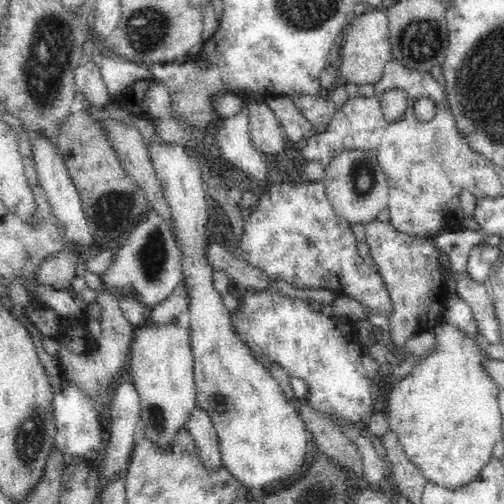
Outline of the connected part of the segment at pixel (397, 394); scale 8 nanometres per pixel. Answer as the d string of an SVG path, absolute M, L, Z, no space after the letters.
M440 316L433 331L437 344L434 352L420 359L412 371L390 391L388 425L389 430L398 436L403 452L422 472L426 481L446 489L456 489L476 480L476 476L493 457L493 448L503 435L503 418L497 395L499 386L484 369L489 356L480 348L481 341L474 339L474 336L464 335L443 316Z

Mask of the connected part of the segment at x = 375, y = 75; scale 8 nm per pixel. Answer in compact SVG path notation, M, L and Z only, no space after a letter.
M384 7L373 10L368 9L365 13L355 17L351 25L344 28L344 39L340 46L342 64L337 69L338 81L343 84L376 84L384 75L385 69L393 52L391 51L388 15Z

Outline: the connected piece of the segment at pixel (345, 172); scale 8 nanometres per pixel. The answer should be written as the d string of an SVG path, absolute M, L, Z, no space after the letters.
M342 151L325 167L325 175L320 181L325 186L325 193L334 213L346 219L350 224L365 225L376 219L379 212L389 204L386 175L374 153L370 151Z

